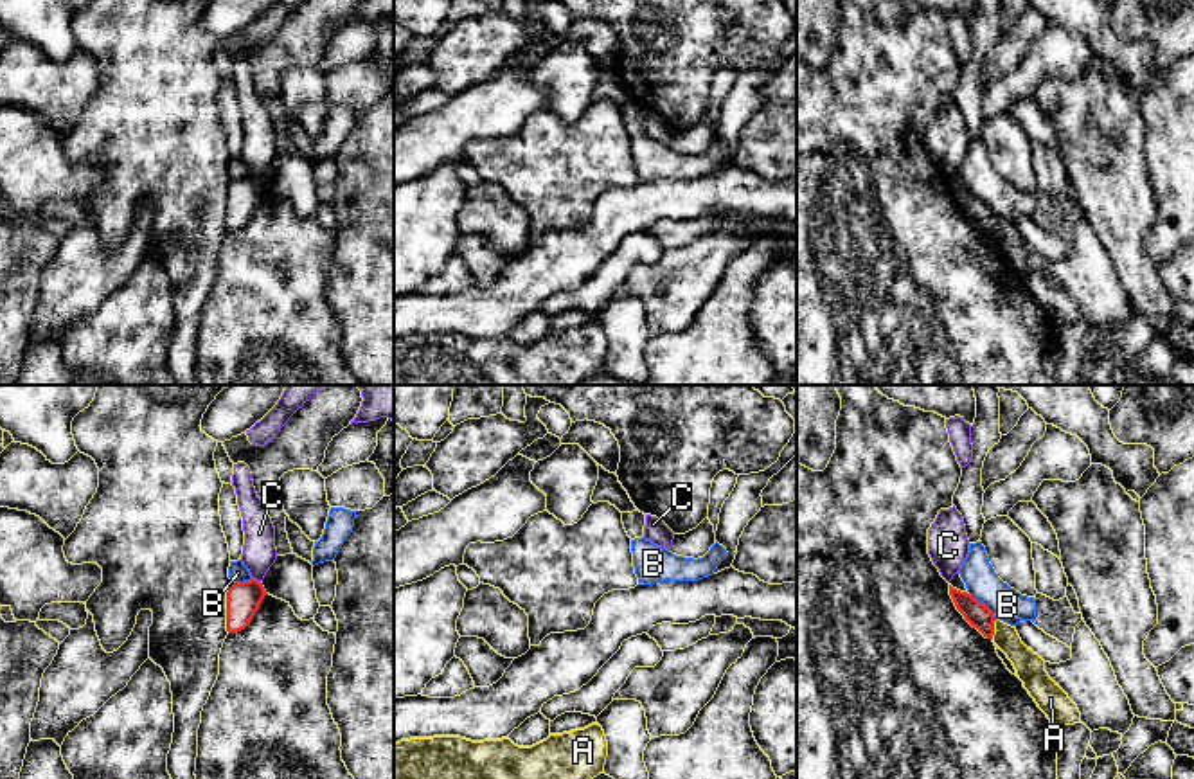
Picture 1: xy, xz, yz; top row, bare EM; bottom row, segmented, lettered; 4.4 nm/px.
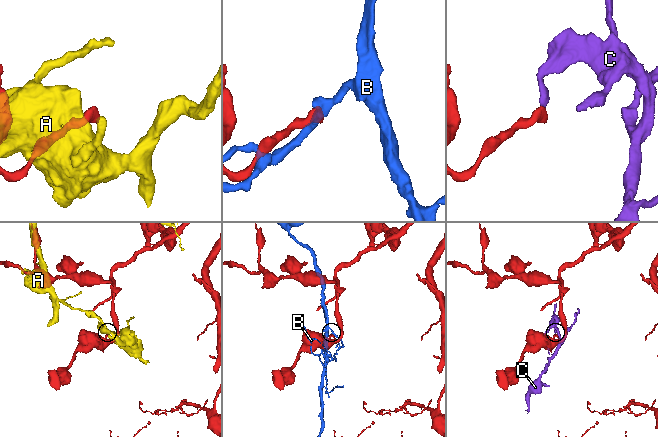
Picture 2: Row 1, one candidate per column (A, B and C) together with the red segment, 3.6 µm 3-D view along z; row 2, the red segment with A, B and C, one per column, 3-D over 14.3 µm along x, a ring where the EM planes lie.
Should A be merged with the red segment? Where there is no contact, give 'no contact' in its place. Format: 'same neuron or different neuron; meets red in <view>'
different neuron; meets red in yz

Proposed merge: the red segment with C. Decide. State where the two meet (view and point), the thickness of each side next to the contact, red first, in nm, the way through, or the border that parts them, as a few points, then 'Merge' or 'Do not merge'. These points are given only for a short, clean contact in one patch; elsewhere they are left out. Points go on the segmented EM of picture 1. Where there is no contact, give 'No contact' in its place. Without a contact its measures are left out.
Touches red at xy (256, 580). Thickness 160 nm (red) against 150 nm. Boundary: xy (252, 578), (259, 582). Do not merge

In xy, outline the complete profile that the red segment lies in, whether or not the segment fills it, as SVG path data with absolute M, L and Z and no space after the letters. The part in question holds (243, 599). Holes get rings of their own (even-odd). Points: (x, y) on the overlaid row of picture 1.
M261 581L232 583L227 592L227 631L245 630L259 610L266 590Z

